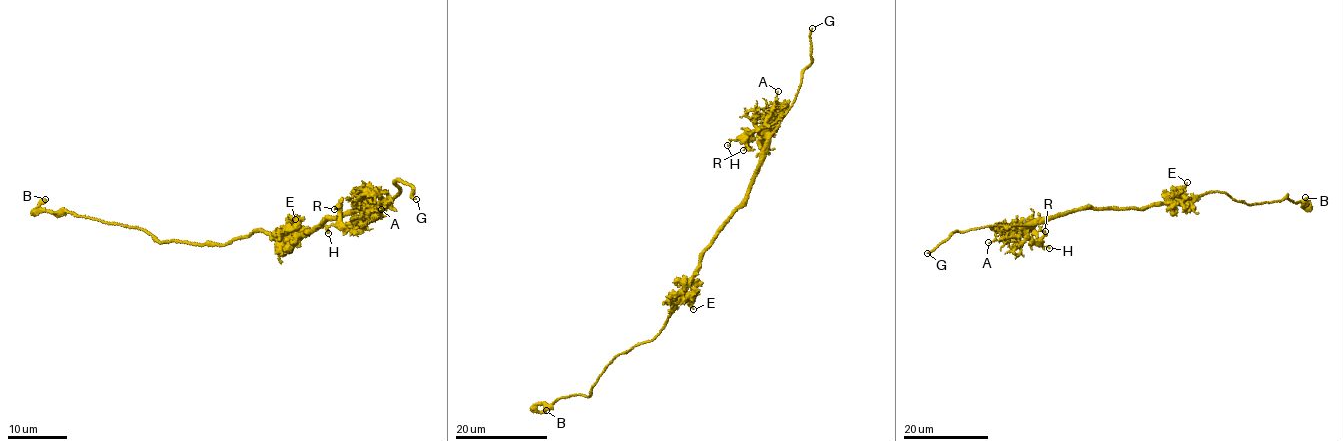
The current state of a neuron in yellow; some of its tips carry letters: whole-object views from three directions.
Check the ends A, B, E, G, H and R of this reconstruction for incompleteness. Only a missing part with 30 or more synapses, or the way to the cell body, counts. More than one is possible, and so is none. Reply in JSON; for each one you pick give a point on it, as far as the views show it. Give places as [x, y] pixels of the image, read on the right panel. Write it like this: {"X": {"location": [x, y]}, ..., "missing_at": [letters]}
{"G": {"location": [927, 253]}, "missing_at": ["G"]}

